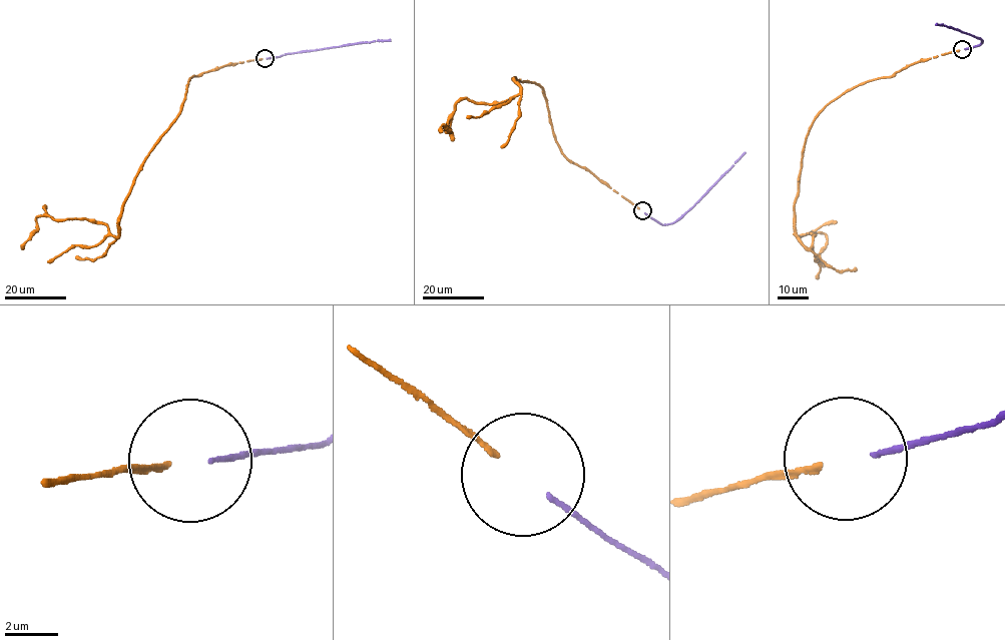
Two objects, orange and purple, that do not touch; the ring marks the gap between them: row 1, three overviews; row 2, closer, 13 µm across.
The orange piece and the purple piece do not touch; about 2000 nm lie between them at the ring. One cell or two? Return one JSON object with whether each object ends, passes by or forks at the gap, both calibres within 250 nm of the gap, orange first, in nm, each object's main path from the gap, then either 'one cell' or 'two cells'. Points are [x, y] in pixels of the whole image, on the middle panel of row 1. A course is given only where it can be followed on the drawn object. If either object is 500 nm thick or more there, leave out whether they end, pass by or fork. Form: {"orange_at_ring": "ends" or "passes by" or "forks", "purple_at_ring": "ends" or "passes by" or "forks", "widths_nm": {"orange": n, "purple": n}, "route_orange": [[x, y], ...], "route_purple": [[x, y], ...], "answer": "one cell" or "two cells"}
{"orange_at_ring": "ends", "purple_at_ring": "ends", "widths_nm": {"orange": 200, "purple": 170}, "route_orange": [[638, 209], [569, 162], [537, 83], [514, 77], [519, 93], [500, 102], [462, 97], [441, 132]], "route_purple": [[644, 212], [661, 224], [677, 221], [744, 152]], "answer": "one cell"}

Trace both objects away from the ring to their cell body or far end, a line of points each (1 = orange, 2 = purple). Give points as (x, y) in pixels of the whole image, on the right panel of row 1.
1: (959, 50), (847, 89), (812, 124), (795, 218), (806, 248), (813, 235), (798, 236), (826, 235), (825, 266)
2: (965, 49), (981, 44), (982, 39), (945, 25), (936, 24)

